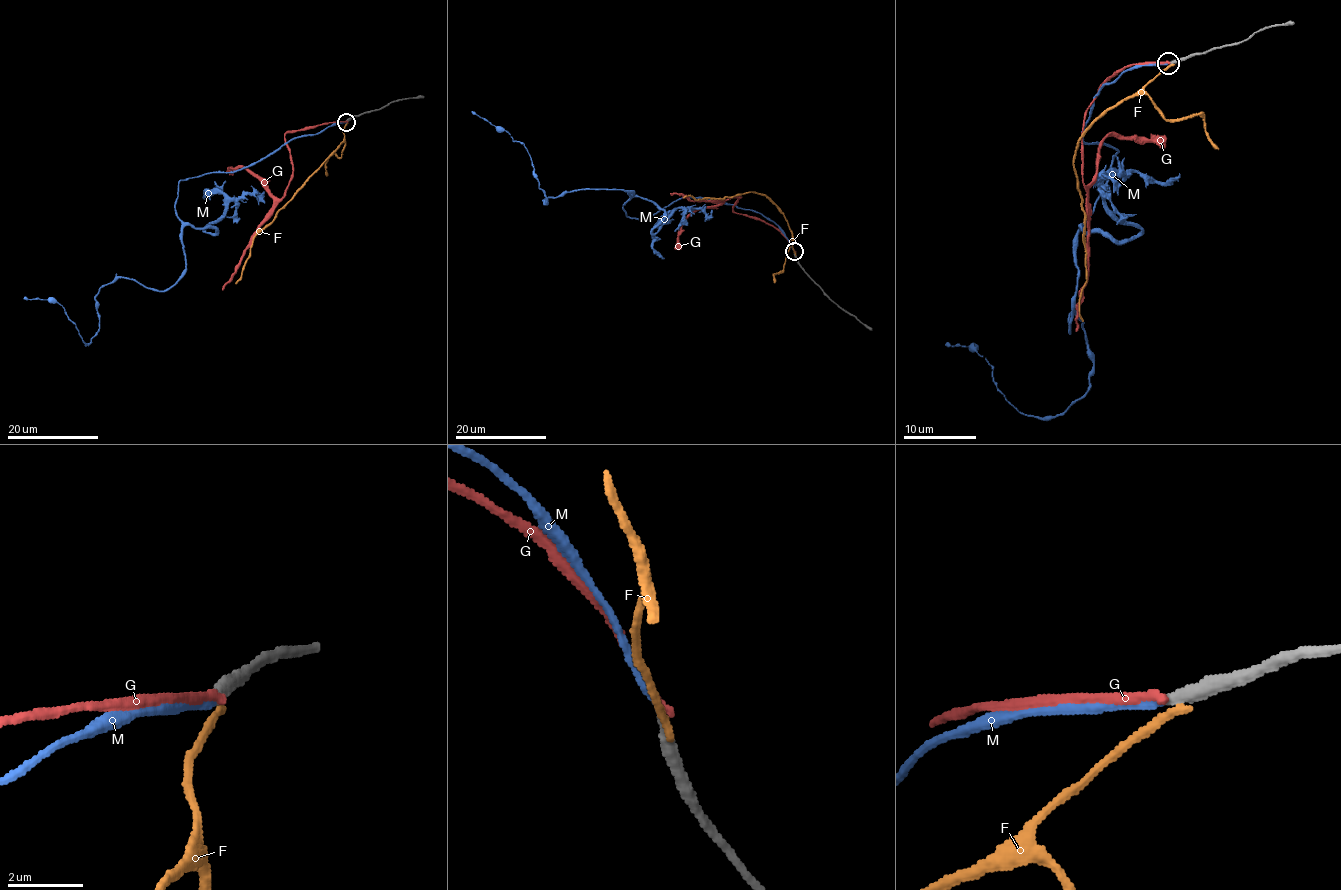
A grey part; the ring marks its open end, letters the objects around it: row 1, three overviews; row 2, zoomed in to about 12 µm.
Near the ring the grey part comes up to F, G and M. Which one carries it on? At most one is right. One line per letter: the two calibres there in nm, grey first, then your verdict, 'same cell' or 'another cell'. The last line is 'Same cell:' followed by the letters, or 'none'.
F: 400 nm thick on the grey side, 240 nm on the other; another cell
G: 360 nm thick on the grey side, 200 nm on the other; another cell
M: 320 nm thick on the grey side, 190 nm on the other; same cell
Same cell: M

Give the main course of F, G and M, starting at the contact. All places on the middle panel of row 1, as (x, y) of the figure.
F: (795, 253), (792, 232), (784, 213), (766, 196), (748, 192), (724, 198), (683, 197)
G: (794, 251), (791, 243), (772, 226), (732, 210), (740, 196), (692, 201), (688, 196), (670, 193)
M: (794, 251), (757, 212), (706, 198), (646, 219), (613, 189), (546, 204), (524, 145), (471, 111)

